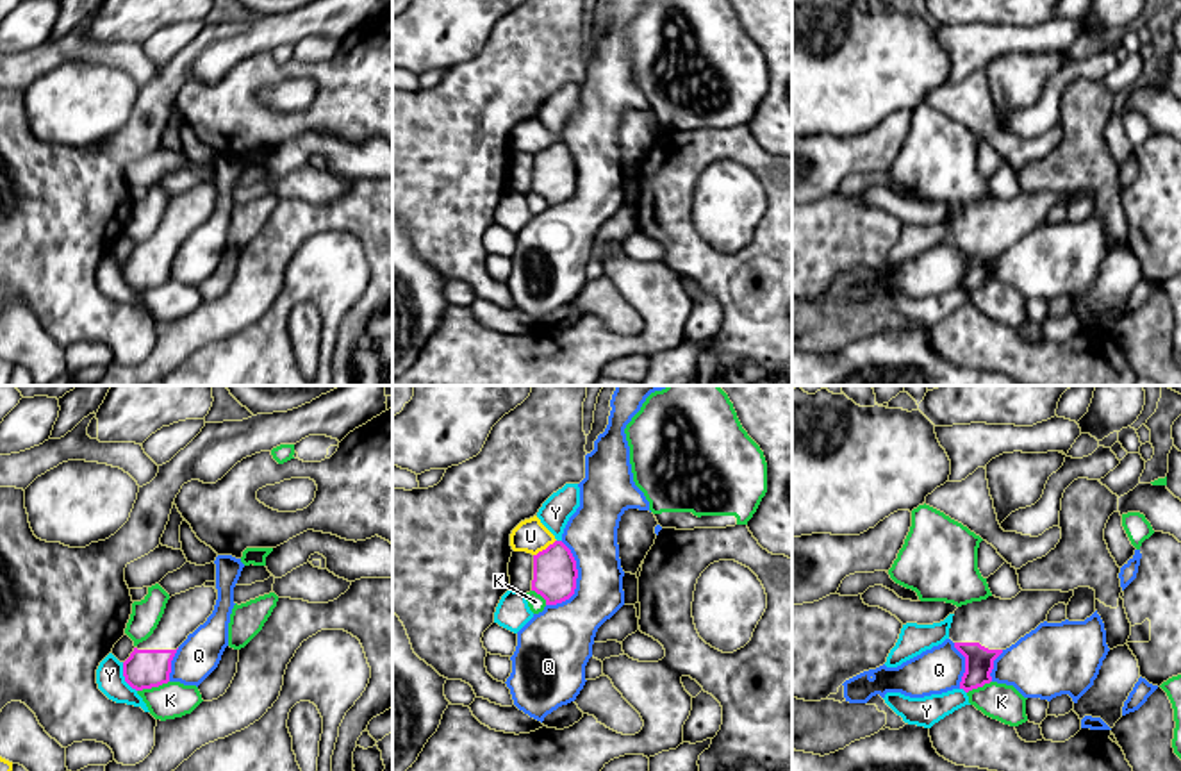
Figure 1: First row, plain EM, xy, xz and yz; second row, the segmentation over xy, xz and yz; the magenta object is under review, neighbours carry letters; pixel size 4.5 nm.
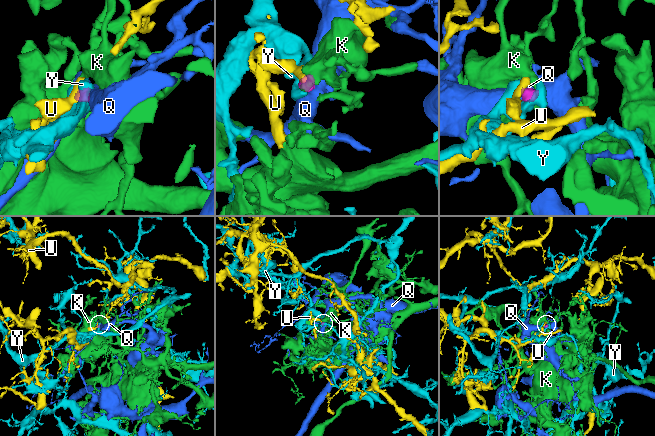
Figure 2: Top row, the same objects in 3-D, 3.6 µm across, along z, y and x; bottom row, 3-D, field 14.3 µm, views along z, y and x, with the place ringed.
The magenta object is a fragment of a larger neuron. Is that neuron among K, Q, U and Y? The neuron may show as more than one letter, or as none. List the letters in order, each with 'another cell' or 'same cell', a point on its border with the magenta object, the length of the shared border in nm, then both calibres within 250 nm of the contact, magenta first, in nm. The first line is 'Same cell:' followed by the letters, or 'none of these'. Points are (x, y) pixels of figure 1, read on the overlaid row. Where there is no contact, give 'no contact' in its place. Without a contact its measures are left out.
Same cell: none of these
K: another cell; contact xy (152, 686); length 150 nm; calibres 180 and 160 nm
Q: another cell; contact xz (575, 580); length 300 nm; calibres 200 and 280 nm
U: another cell; contact xz (546, 548); length 130 nm; calibres 200 and 150 nm
Y: another cell; contact xy (125, 677); length 150 nm; calibres 180 and 130 nm

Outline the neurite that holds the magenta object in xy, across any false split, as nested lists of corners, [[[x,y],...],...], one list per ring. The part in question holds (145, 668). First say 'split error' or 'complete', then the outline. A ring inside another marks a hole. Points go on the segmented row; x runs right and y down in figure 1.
split error; [[[205,585],[171,596],[153,634],[123,662],[125,682],[136,691],[168,684],[177,648],[207,621],[216,600],[216,589]]]

